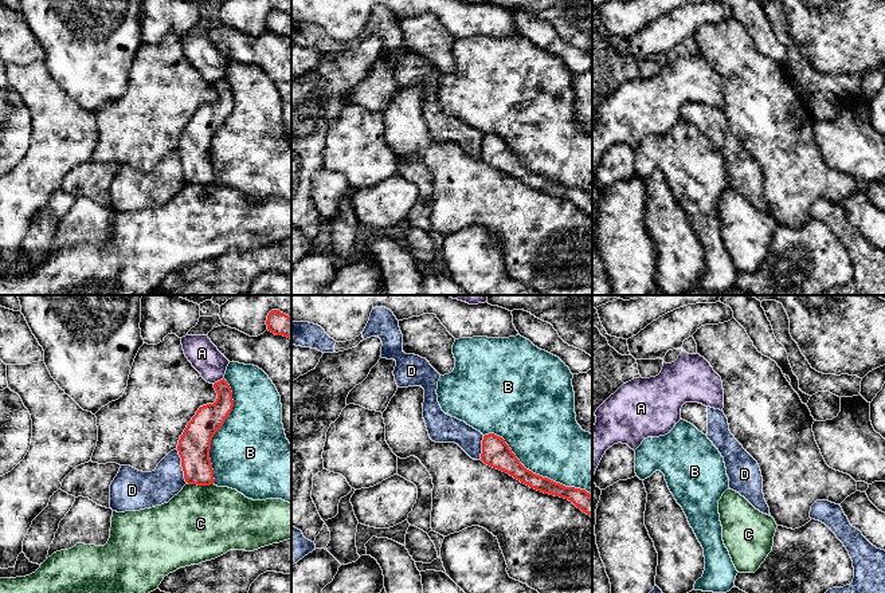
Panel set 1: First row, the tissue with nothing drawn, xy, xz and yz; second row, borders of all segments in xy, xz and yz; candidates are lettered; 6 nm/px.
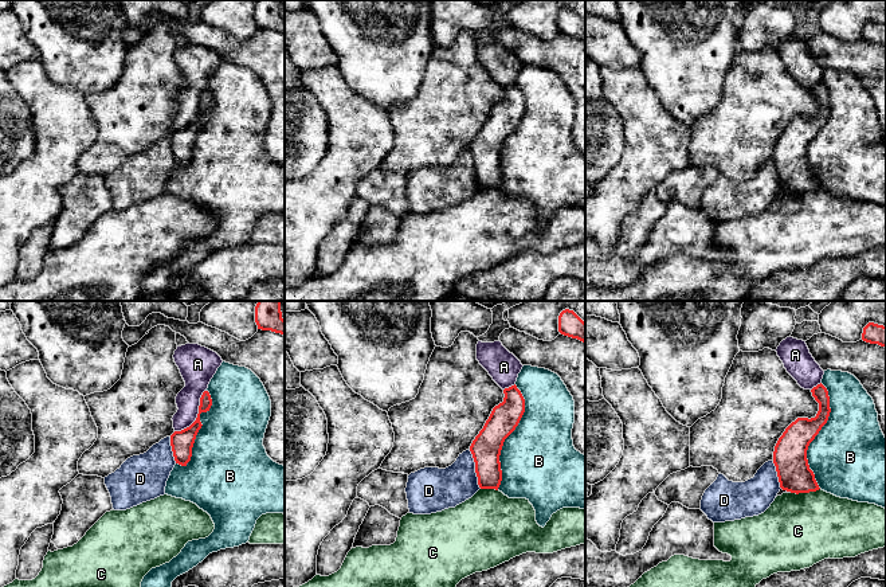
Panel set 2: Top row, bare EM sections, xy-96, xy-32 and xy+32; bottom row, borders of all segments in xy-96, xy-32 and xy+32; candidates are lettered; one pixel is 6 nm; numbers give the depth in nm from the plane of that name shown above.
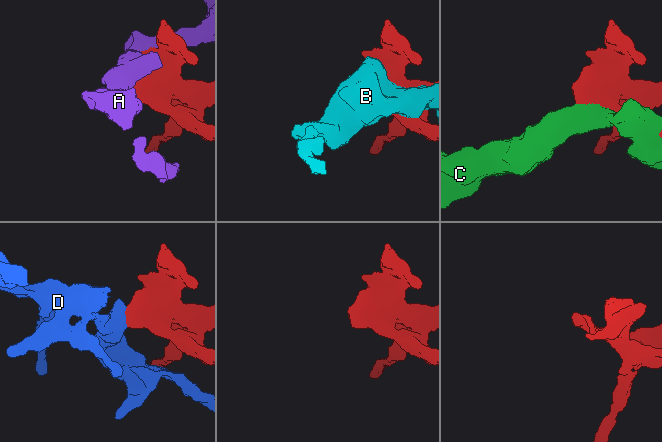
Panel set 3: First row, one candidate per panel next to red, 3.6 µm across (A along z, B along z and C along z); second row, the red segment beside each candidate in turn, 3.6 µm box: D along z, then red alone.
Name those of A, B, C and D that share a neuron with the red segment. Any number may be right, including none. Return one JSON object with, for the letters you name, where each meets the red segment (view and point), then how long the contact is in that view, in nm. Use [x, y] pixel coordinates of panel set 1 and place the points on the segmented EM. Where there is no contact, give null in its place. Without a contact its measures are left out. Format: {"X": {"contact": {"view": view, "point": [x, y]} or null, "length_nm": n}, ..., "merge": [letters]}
{"merge": []}

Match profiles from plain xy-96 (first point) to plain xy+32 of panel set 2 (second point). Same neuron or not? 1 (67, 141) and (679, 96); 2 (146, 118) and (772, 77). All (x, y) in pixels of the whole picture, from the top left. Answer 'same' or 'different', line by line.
1: different
2: same

